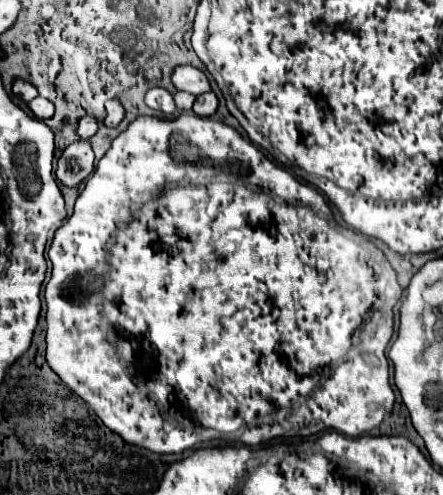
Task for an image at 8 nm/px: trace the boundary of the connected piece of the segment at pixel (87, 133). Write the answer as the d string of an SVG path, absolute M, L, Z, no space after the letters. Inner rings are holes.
M87 115L87 117L79 119L79 125L77 125L77 137L79 139L89 139L95 133L97 133L97 121L95 121L95 117Z

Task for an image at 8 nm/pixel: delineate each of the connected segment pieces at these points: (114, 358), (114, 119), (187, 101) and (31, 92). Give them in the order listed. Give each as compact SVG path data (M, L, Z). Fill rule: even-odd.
M179 115L175 119L159 119L159 117L137 117L123 133L119 133L109 151L103 155L103 159L97 163L97 169L91 173L91 177L85 183L85 189L81 191L79 199L75 201L75 211L73 215L65 221L63 227L57 229L55 239L51 243L49 249L49 259L53 263L53 275L45 287L45 299L47 299L47 361L49 367L61 377L63 383L67 383L81 399L85 399L89 403L89 407L95 411L95 415L115 433L119 433L127 443L131 445L139 445L145 449L151 449L155 453L183 453L185 449L195 449L205 445L207 441L219 439L223 437L223 433L235 433L237 429L245 427L243 437L251 437L251 433L255 433L255 437L263 437L267 441L267 437L271 437L271 433L279 435L297 435L299 433L299 425L301 423L301 435L311 435L311 433L319 433L325 429L333 429L339 431L347 437L359 437L369 433L371 429L379 427L379 423L385 419L385 415L393 409L393 389L389 385L389 361L385 357L385 347L393 335L393 305L399 301L401 297L401 287L397 283L397 275L391 269L389 261L385 259L385 255L361 233L349 229L349 227L339 227L339 223L335 223L331 209L327 205L327 201L323 199L321 193L317 193L311 185L303 185L299 183L291 173L287 173L285 169L277 167L273 161L269 161L251 141L247 141L245 137L241 137L233 127L221 123L221 121L213 121L209 117L199 117L199 115ZM287 407L287 417L291 415L293 419L287 423L295 423L295 427L287 429L283 427L283 423L273 423L269 421L271 417L277 415L279 409Z
M111 99L111 101L105 103L105 109L107 109L107 115L105 115L105 119L103 119L103 125L105 125L105 127L117 127L117 125L121 123L123 115L125 115L123 107L119 105L119 101Z
M183 91L175 93L175 105L177 105L179 111L189 111L193 101L195 101L195 97L191 93L183 93Z
M21 79L13 83L13 93L15 93L17 97L21 97L25 103L29 103L31 99L35 99L35 97L37 97L37 89L35 89L31 83L21 81Z

